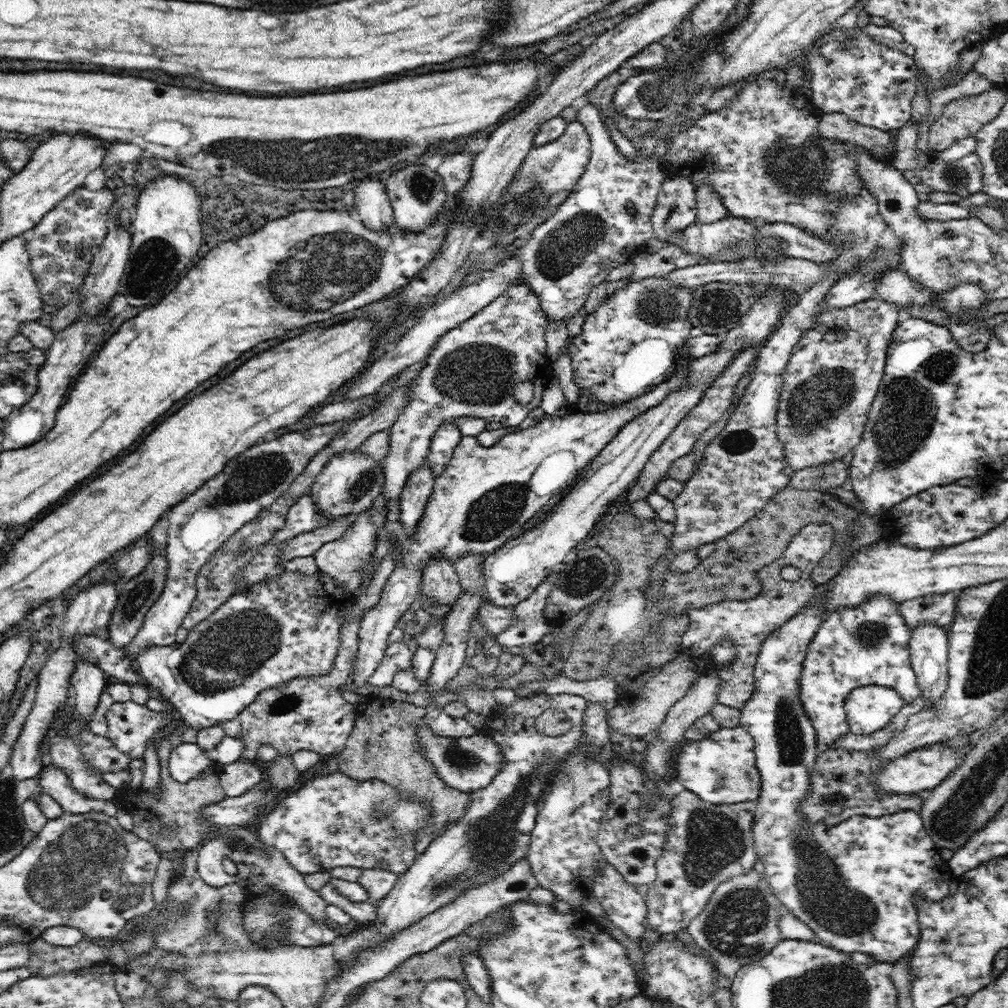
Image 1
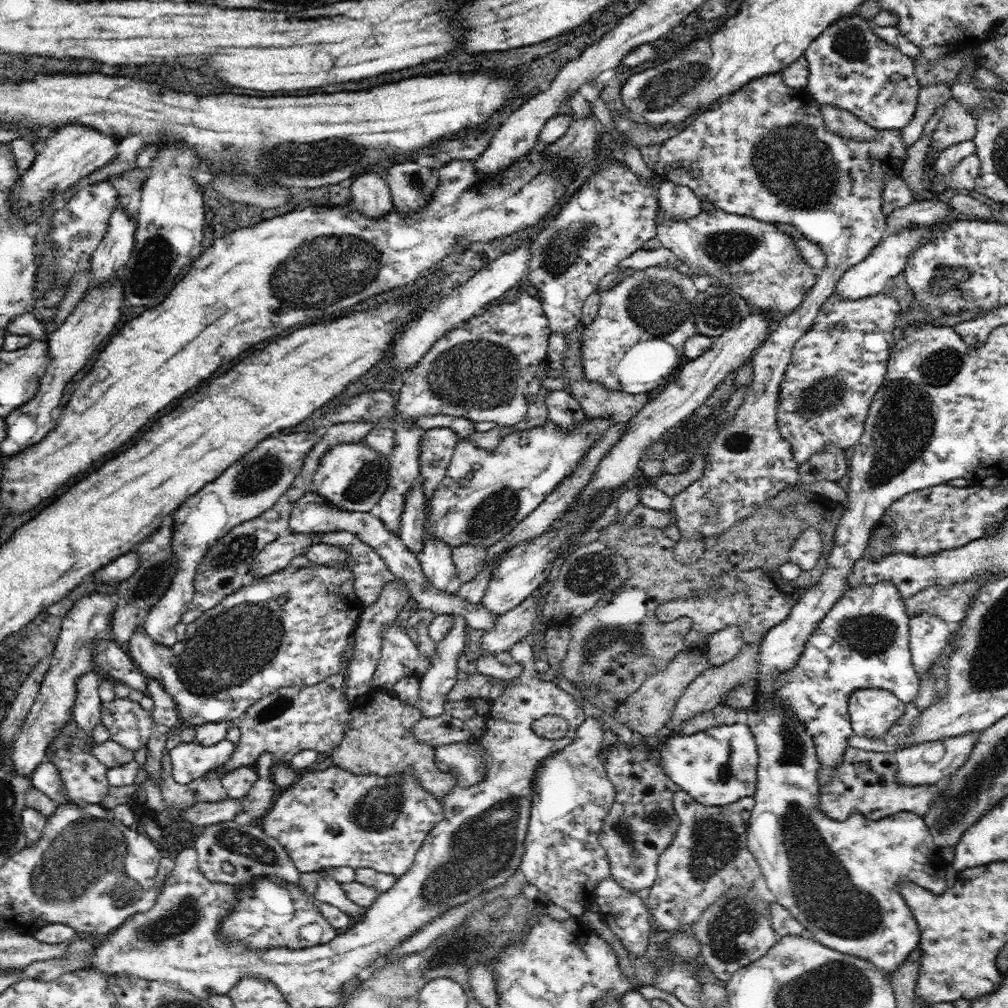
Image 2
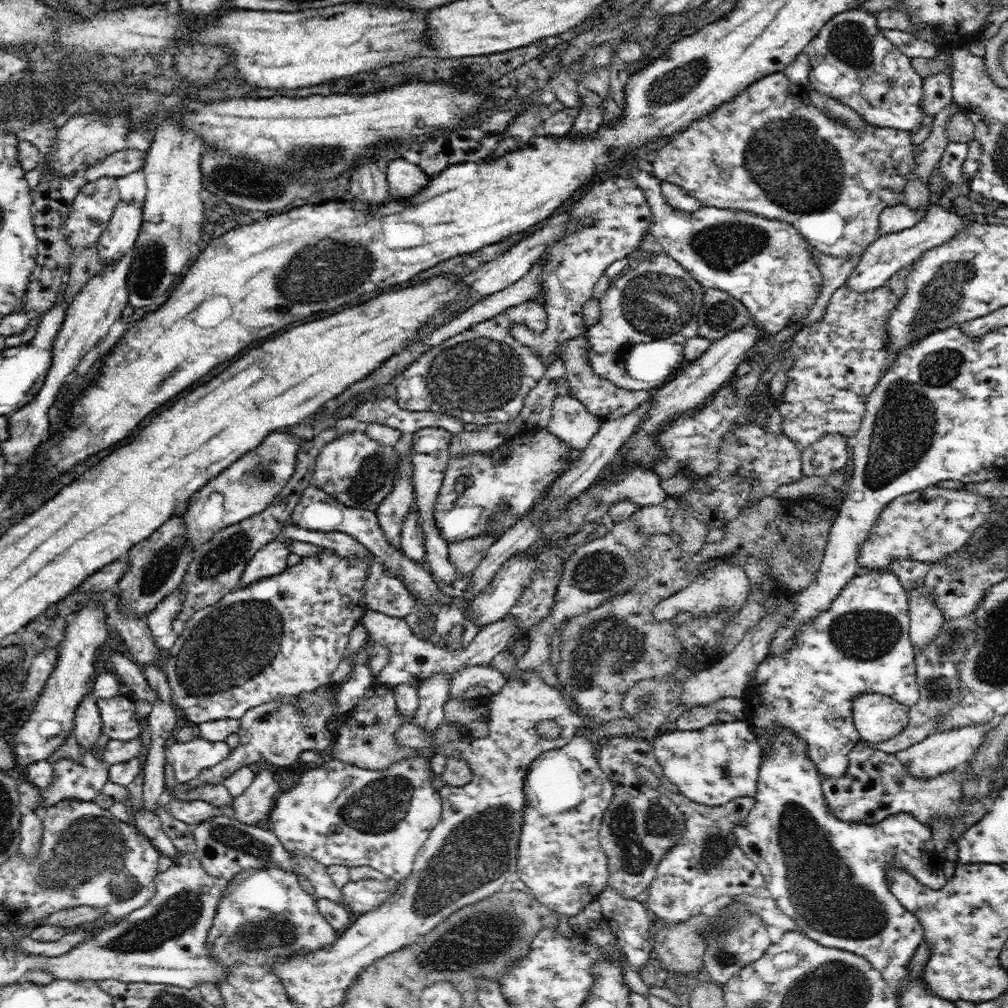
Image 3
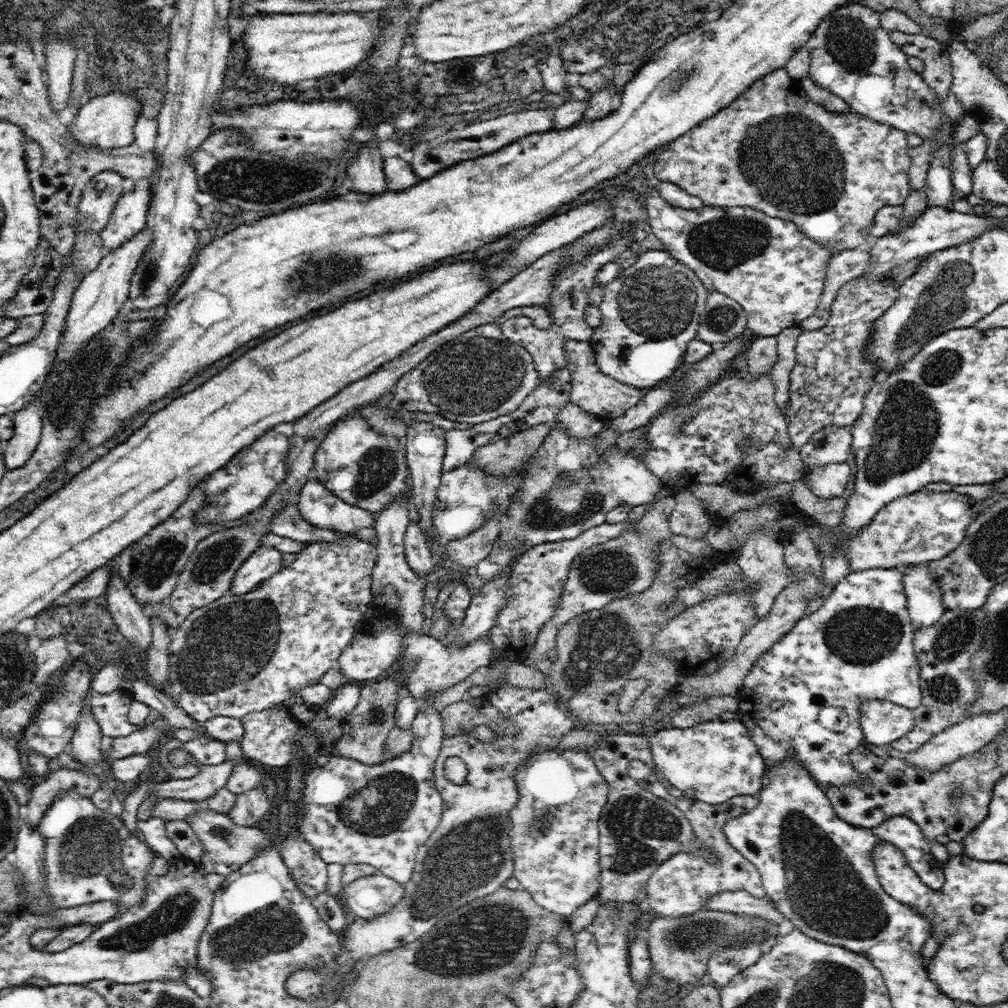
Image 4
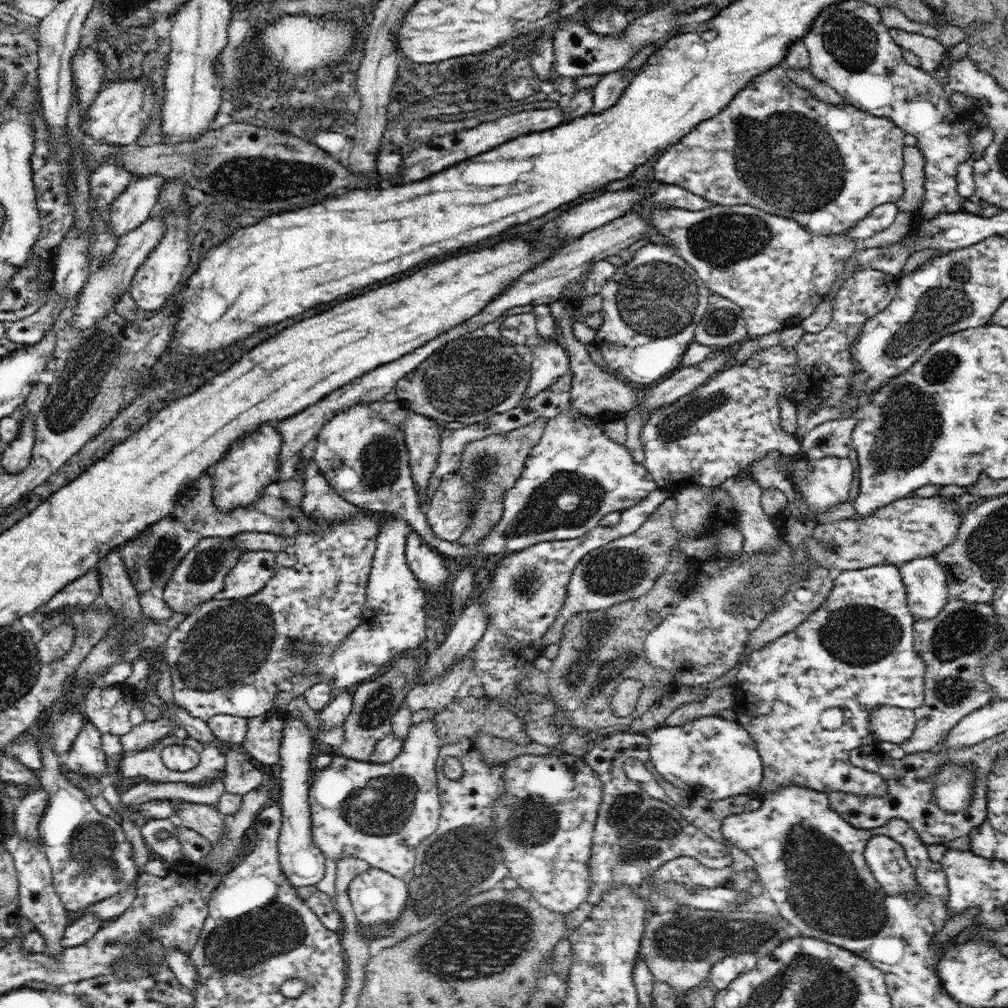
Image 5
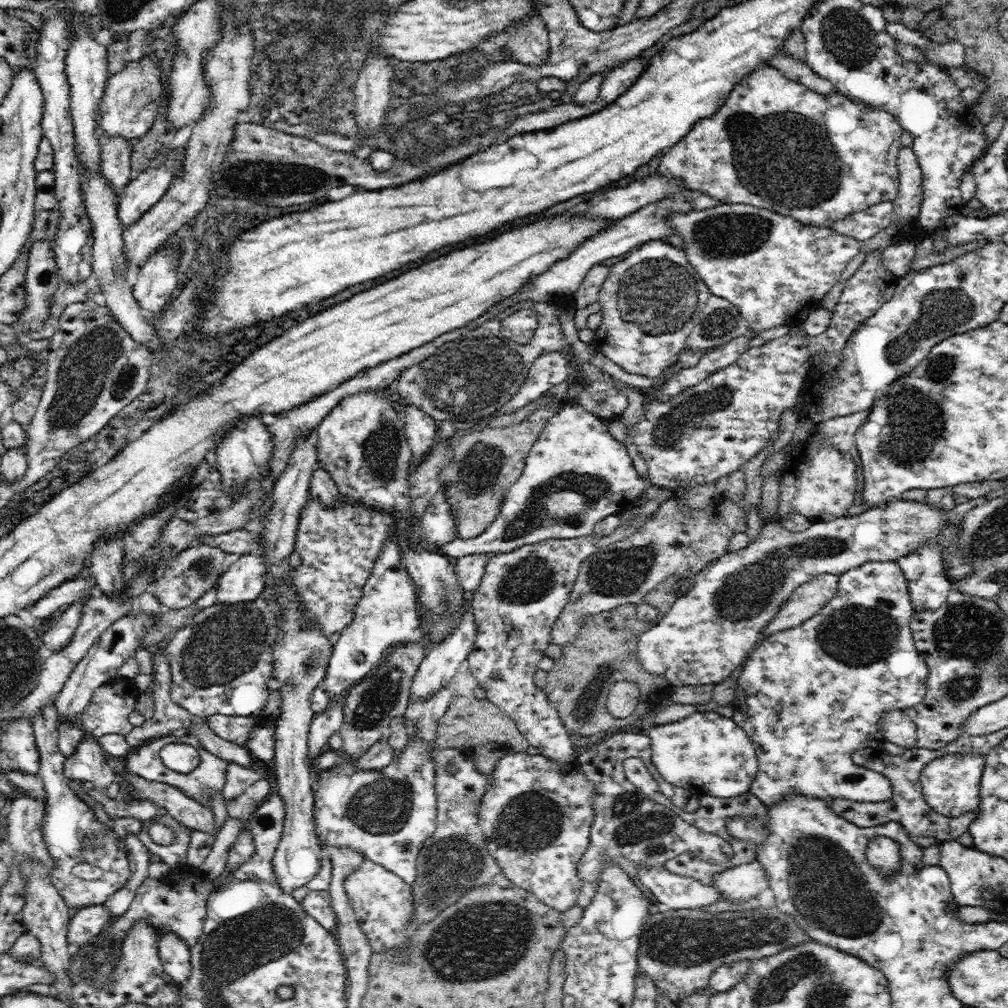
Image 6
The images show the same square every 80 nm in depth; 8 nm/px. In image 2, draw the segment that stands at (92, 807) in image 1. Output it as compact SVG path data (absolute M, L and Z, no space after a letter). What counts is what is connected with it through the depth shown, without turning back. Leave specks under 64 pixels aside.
M40 763L39 768L30 776L33 787L53 798L60 805L75 804L72 798L66 795L63 781L54 763Z

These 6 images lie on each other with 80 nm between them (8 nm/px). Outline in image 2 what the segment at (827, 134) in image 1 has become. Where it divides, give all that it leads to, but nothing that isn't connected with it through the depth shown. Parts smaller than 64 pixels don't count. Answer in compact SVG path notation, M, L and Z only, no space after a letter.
M818 104L818 108L824 119L824 126L830 132L858 141L872 140L872 136L876 136L877 128L866 124L853 112L831 104Z

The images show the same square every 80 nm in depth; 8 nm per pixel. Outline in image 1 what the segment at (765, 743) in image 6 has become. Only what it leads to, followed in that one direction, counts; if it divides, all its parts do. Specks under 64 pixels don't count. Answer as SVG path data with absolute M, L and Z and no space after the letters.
M874 594L872 598L868 598L868 602L864 602L860 606L836 608L836 610L827 612L814 638L810 641L804 662L802 662L800 692L798 692L802 707L814 725L820 752L838 749L840 737L850 731L843 706L848 695L855 688L866 685L892 687L896 689L898 696L908 704L921 696L909 657L910 636L910 628L905 623L904 617L898 612L898 604L883 594Z

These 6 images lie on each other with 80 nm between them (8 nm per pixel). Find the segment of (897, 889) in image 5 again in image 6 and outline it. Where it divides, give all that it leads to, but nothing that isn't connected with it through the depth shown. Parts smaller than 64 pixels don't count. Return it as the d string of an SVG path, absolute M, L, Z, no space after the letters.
M877 836L867 844L867 861L878 871L880 877L890 877L899 872L900 847L898 843L885 836Z

